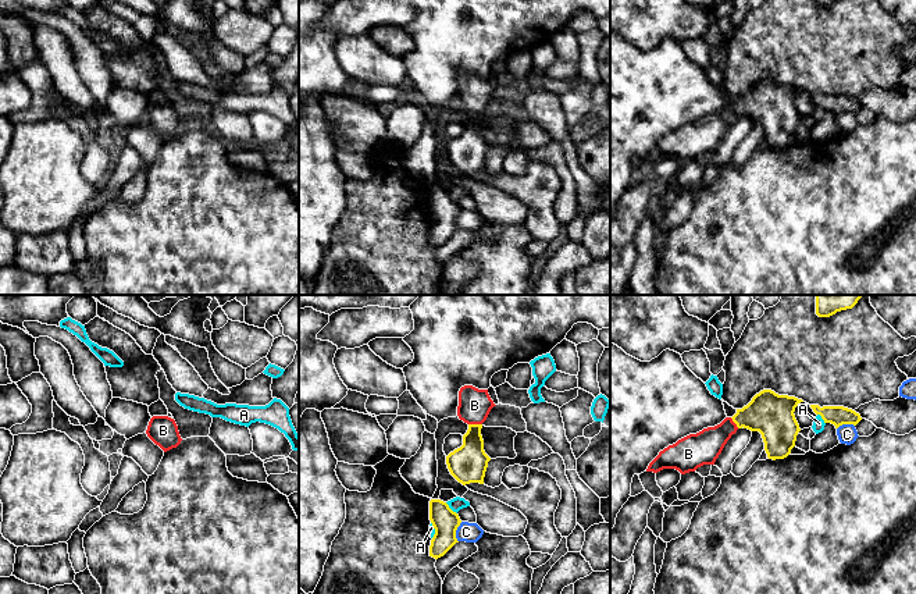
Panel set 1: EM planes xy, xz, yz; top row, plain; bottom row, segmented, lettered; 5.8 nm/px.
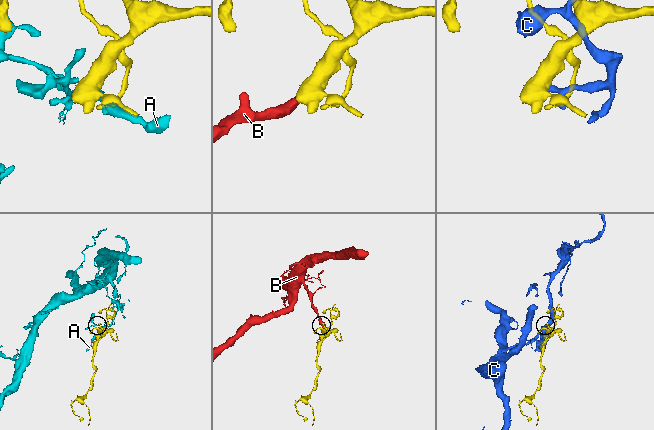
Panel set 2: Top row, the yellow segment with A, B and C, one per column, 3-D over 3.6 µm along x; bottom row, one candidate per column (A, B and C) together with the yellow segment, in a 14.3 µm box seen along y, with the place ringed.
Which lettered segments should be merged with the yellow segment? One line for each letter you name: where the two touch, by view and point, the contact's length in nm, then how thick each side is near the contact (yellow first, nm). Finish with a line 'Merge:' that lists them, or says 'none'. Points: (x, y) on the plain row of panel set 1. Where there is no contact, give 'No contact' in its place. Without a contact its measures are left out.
B: Touches yellow at xz (476, 113). Shared border 80 nm. Thickness 220 nm (yellow) against 190 nm
Merge: B

